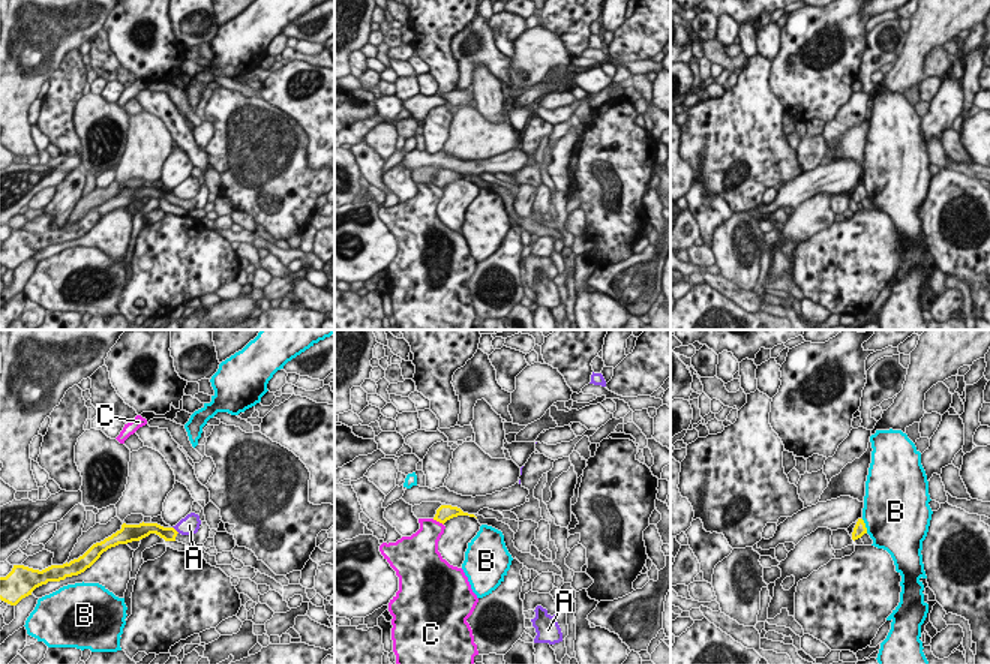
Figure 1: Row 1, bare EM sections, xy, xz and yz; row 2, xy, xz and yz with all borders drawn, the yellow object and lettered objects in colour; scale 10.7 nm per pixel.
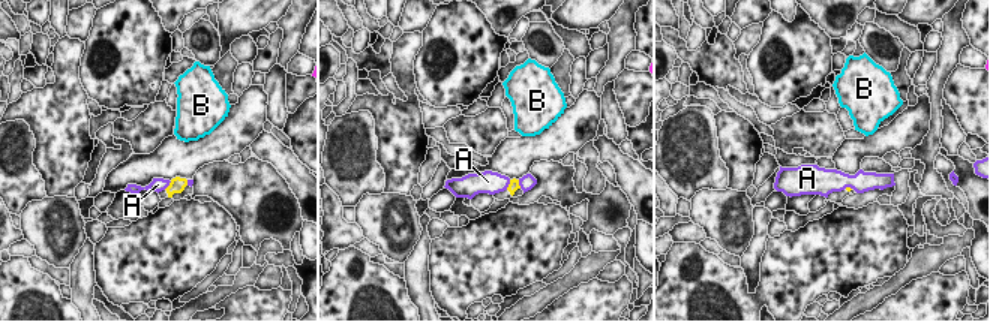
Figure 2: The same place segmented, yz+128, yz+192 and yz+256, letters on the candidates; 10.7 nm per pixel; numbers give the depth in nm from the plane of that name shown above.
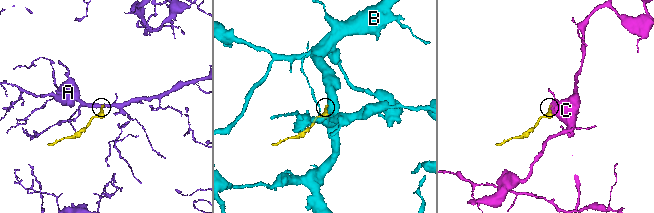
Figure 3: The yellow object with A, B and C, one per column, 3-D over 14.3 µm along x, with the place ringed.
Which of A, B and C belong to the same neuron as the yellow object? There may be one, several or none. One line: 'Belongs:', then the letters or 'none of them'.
Belongs: none of them

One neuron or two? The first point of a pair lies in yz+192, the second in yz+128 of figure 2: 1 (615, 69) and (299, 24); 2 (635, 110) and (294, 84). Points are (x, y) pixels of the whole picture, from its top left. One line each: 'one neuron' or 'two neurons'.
1: one neuron
2: one neuron

